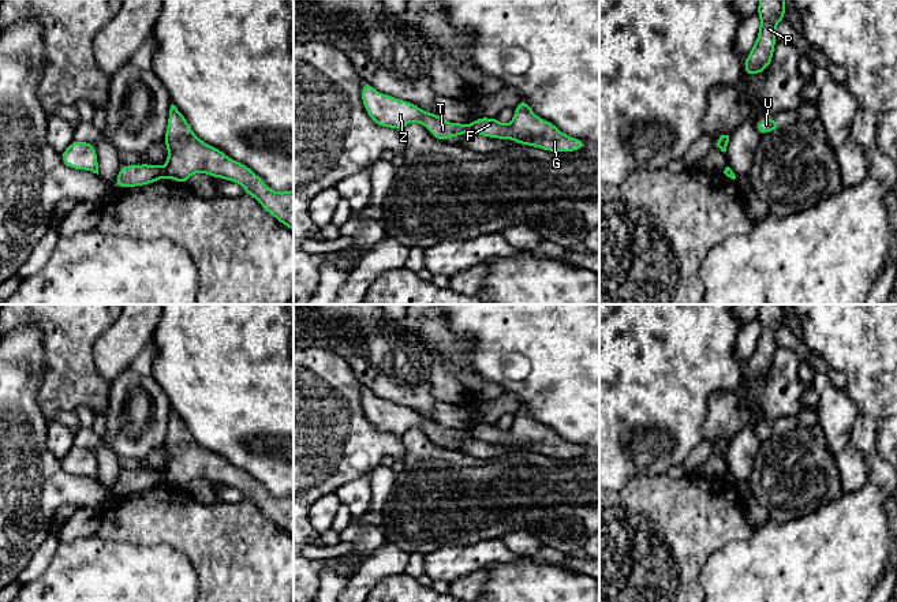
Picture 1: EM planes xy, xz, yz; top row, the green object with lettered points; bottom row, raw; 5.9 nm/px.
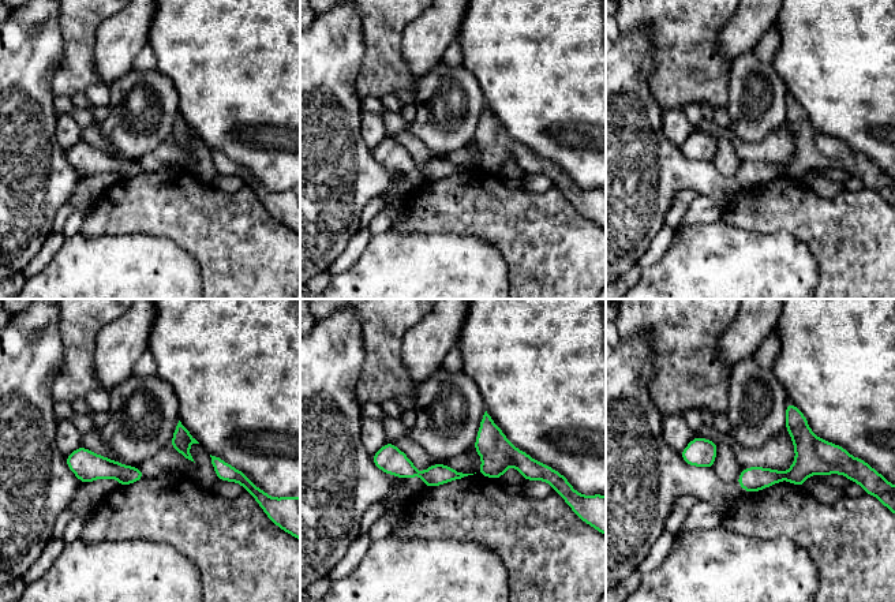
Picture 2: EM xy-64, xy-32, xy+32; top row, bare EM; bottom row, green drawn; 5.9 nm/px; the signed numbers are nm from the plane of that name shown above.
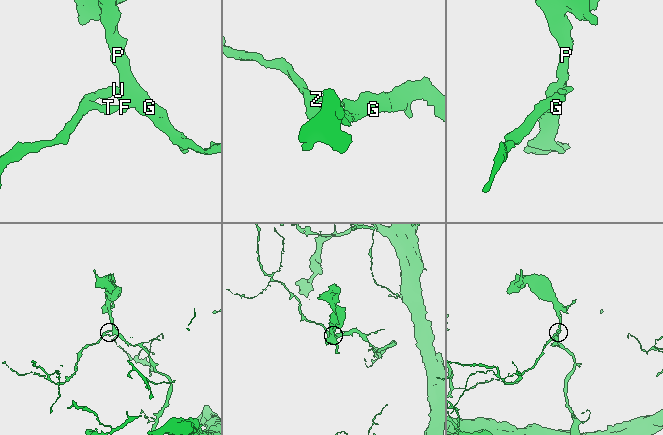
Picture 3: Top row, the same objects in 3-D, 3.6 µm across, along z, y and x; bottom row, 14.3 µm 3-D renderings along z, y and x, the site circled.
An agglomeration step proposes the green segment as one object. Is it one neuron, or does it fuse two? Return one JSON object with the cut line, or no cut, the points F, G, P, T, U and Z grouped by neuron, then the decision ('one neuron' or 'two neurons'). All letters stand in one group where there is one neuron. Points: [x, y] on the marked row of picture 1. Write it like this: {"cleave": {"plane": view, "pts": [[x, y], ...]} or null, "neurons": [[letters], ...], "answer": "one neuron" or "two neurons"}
{"cleave": {"plane": "xy", "pts": [[163, 167], [165, 176]]}, "neurons": [["F", "G", "P"], ["T", "U", "Z"]], "answer": "two neurons"}

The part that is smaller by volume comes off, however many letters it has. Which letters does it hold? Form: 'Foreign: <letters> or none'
Foreign: T, U, Z

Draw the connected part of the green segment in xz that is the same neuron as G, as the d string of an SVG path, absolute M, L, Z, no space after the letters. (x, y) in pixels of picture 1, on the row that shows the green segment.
M520 100L509 124L498 119L479 117L471 124L471 131L489 138L512 139L547 152L576 152L587 146L582 139L561 132L553 123L537 116L530 105Z

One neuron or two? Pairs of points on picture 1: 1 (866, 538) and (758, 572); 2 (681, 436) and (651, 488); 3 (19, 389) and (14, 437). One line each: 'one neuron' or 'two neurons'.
1: one neuron
2: two neurons
3: one neuron

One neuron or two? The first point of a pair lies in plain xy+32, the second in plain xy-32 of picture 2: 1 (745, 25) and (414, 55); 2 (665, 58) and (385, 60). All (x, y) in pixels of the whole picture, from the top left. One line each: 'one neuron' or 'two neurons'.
1: one neuron
2: one neuron

